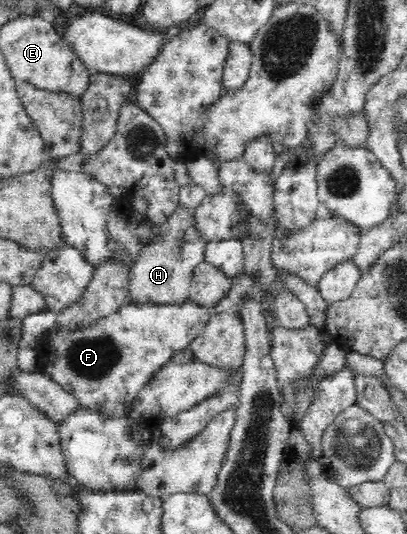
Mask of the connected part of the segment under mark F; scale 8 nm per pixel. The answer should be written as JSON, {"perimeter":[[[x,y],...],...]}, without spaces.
{"perimeter":[[[242,272],[233,276],[233,288],[214,310],[199,306],[191,300],[185,303],[157,304],[151,301],[127,301],[116,311],[107,313],[97,320],[91,321],[88,325],[57,325],[44,332],[36,344],[36,351],[39,355],[39,368],[51,374],[69,394],[78,400],[82,407],[100,412],[110,417],[125,417],[130,411],[130,404],[133,402],[137,392],[149,380],[153,373],[165,364],[170,356],[173,356],[177,349],[182,349],[191,344],[192,340],[204,330],[208,318],[214,312],[221,309],[227,311],[239,311],[241,308],[241,293],[249,289],[255,299],[260,302],[260,290],[258,286]]]}

